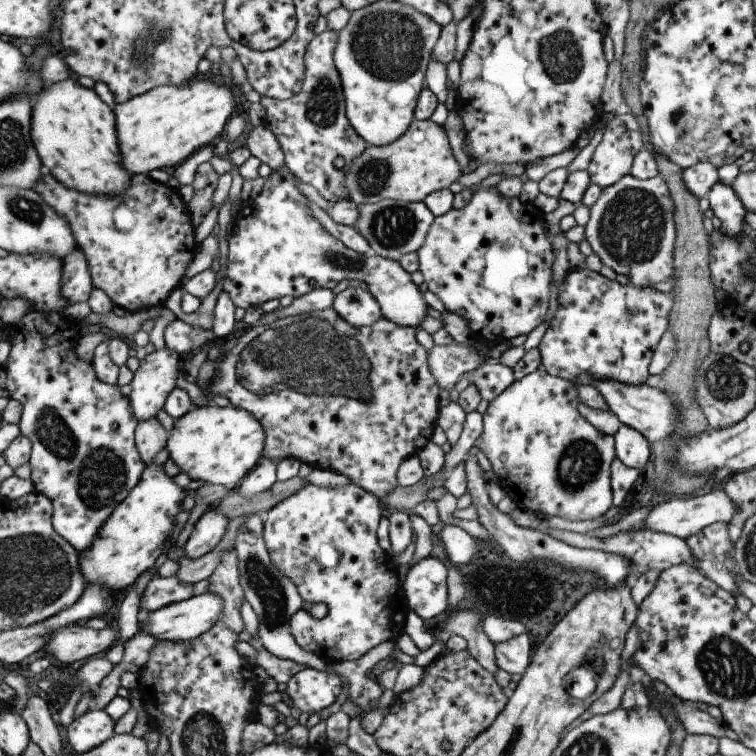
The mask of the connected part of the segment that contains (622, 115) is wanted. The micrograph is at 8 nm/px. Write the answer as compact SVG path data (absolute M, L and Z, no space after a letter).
M624 110L617 112L613 119L603 127L604 132L601 141L595 146L586 168L590 176L590 182L599 185L599 188L607 188L622 176L629 175L634 154L643 148L639 126L629 112Z

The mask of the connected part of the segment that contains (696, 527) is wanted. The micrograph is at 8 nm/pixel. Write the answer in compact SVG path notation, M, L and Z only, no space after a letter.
M714 487L709 493L701 496L691 498L677 497L651 505L646 515L647 520L645 520L644 529L675 535L685 540L689 535L697 534L697 532L703 530L707 525L729 523L735 514L736 506L725 494L722 487Z

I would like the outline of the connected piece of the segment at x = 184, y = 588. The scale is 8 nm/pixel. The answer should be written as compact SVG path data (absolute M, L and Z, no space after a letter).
M157 574L149 580L139 597L138 608L153 612L158 608L188 599L192 585L178 581L174 576L162 578Z

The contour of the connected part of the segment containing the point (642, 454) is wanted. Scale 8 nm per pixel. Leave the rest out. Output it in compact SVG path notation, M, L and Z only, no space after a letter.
M619 425L614 438L614 453L625 466L643 470L645 462L651 459L648 440L636 430Z

